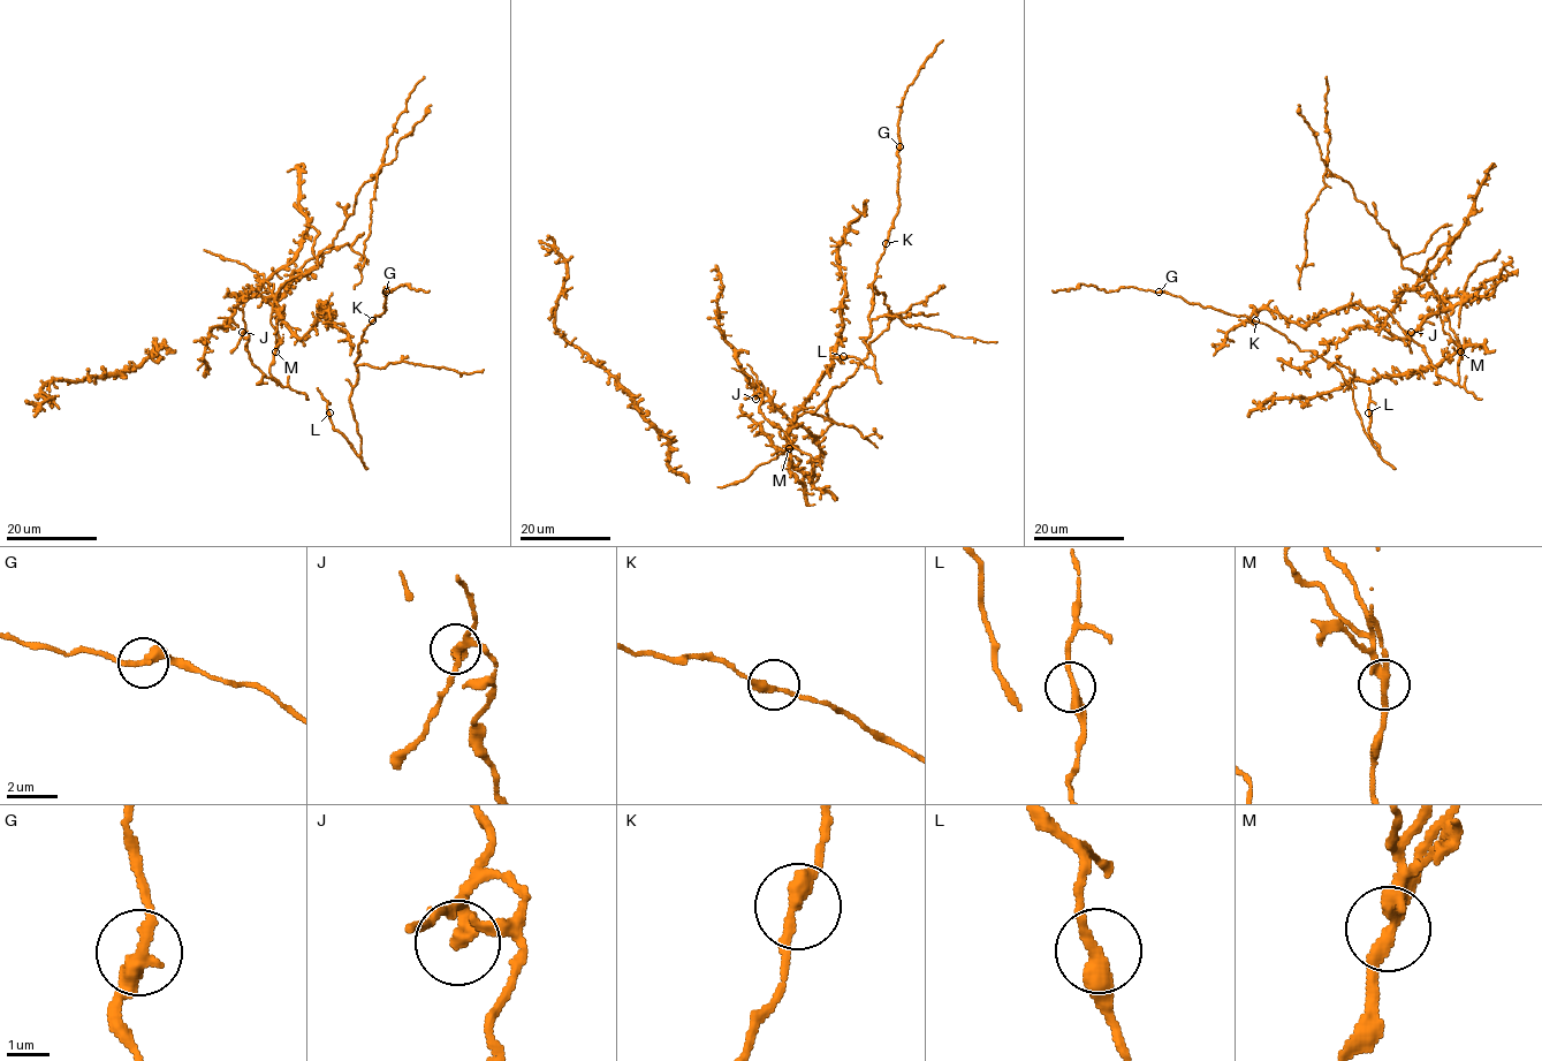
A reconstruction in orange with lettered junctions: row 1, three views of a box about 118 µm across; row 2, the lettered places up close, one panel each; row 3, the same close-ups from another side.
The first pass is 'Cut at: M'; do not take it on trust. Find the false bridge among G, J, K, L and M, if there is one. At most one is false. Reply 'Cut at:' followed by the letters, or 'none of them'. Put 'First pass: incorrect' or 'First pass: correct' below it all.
Cut at: M
First pass: correct

